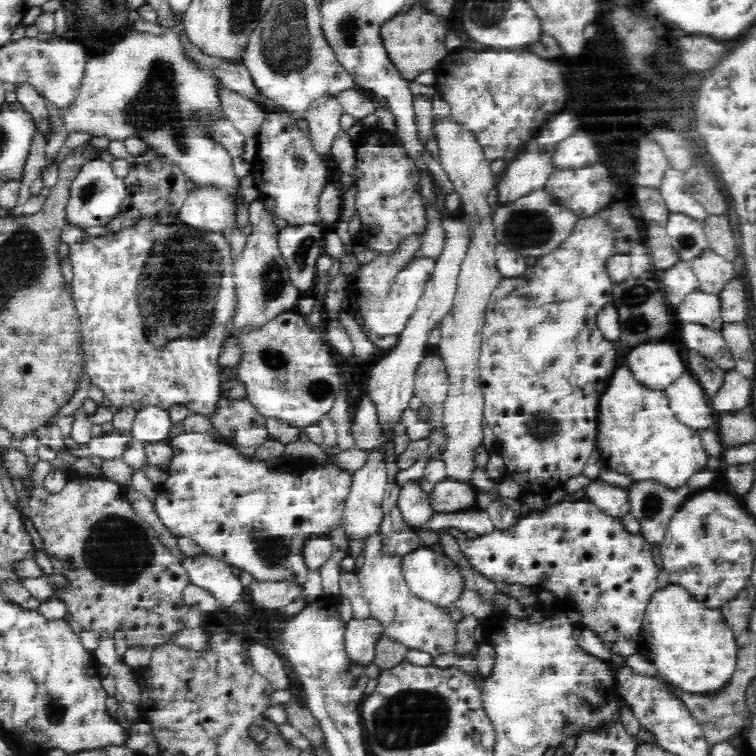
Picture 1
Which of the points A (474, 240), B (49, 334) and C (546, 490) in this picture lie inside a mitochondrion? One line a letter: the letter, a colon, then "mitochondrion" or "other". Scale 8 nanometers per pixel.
A: other
B: other
C: other

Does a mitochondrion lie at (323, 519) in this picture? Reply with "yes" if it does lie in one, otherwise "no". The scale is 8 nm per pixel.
no

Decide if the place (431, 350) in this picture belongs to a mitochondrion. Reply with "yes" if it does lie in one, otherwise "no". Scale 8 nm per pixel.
no

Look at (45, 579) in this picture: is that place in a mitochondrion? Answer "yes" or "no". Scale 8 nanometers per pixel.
no

